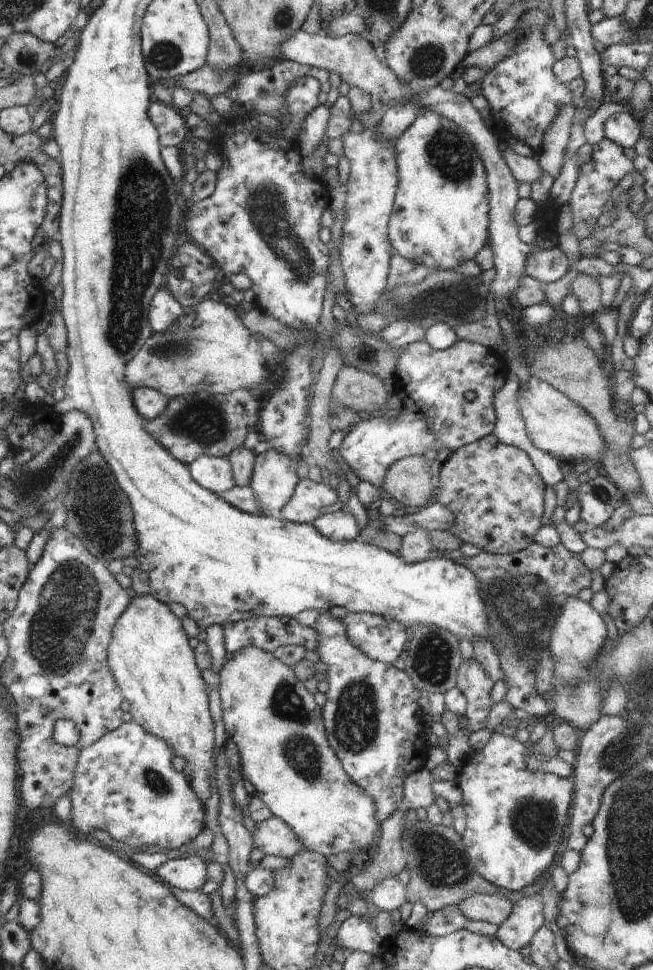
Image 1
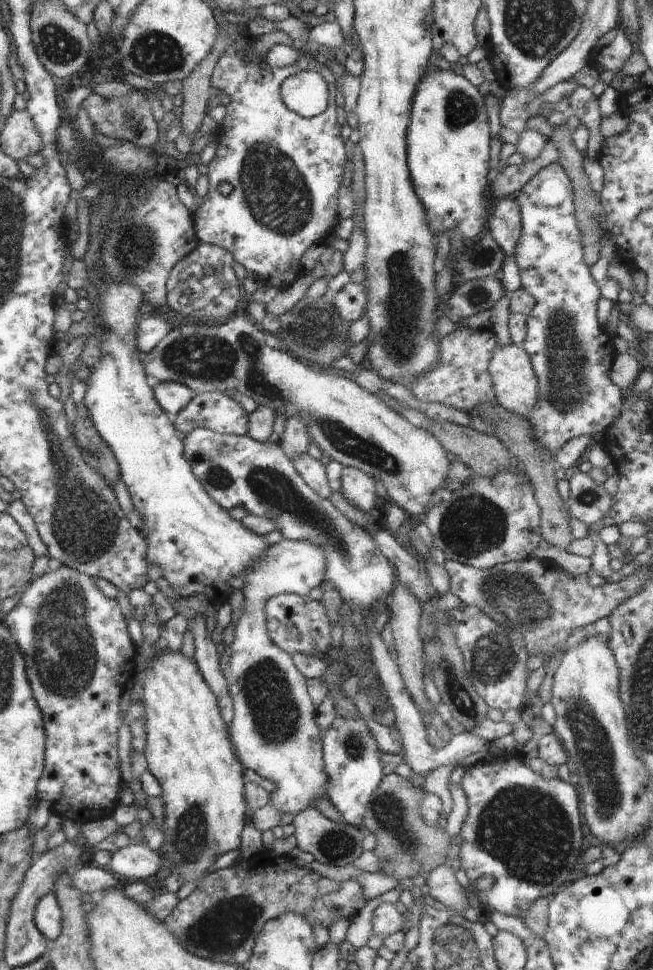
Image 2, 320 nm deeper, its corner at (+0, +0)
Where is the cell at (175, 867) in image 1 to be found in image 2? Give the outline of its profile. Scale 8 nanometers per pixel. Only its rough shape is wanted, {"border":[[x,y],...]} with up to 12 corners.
{"border":[[130,843],[111,853],[112,874],[144,880],[162,870],[146,845]]}

